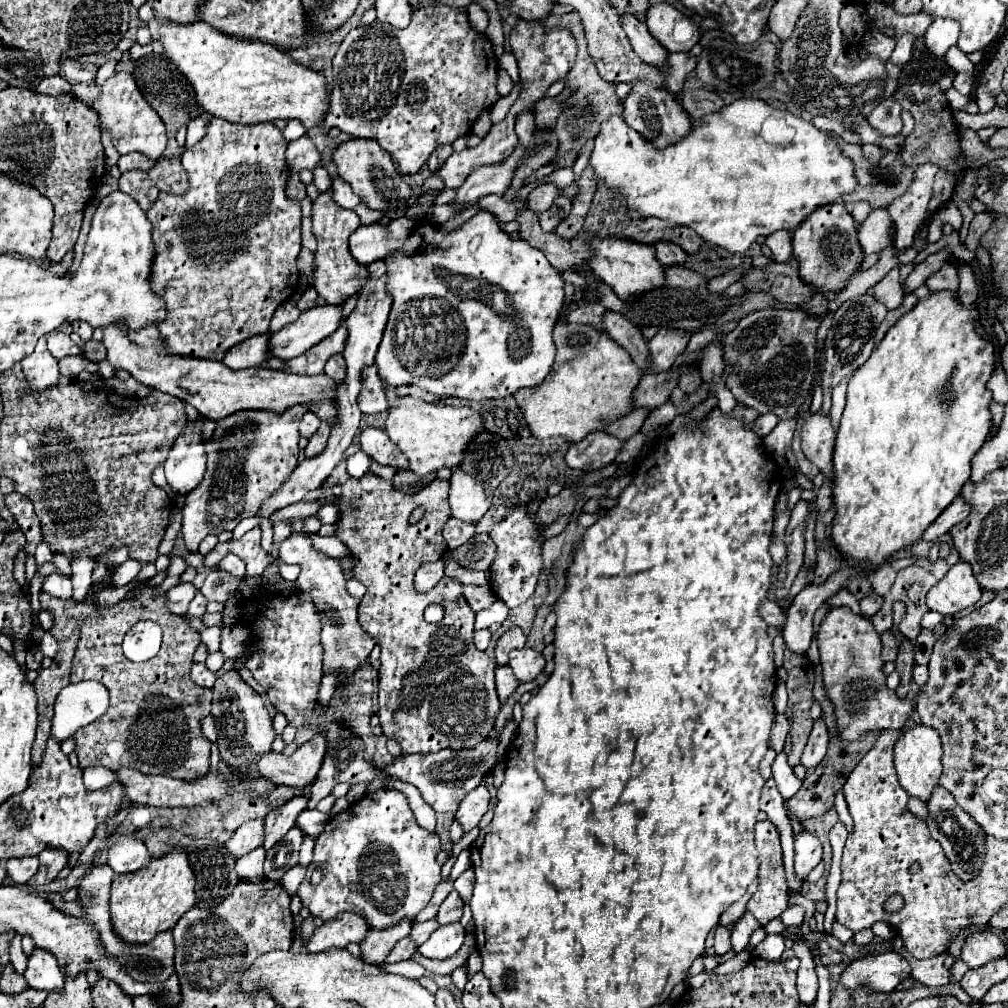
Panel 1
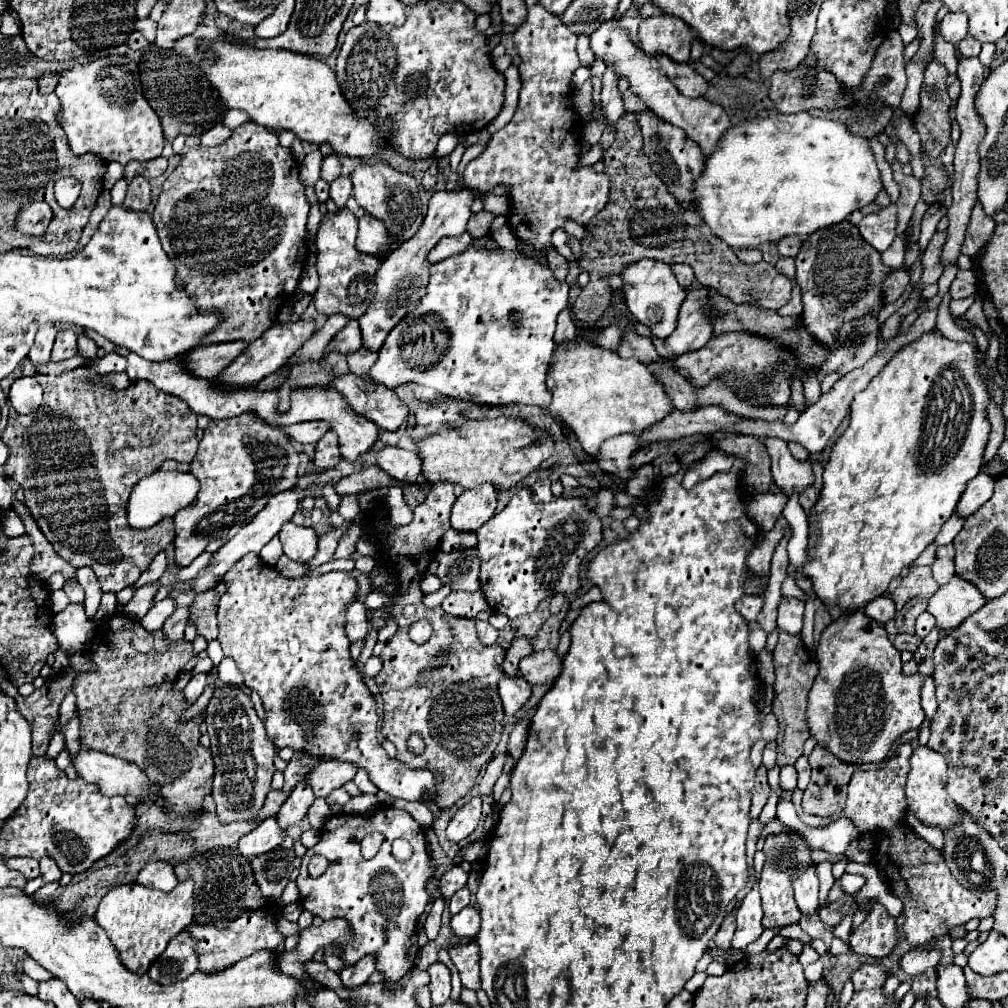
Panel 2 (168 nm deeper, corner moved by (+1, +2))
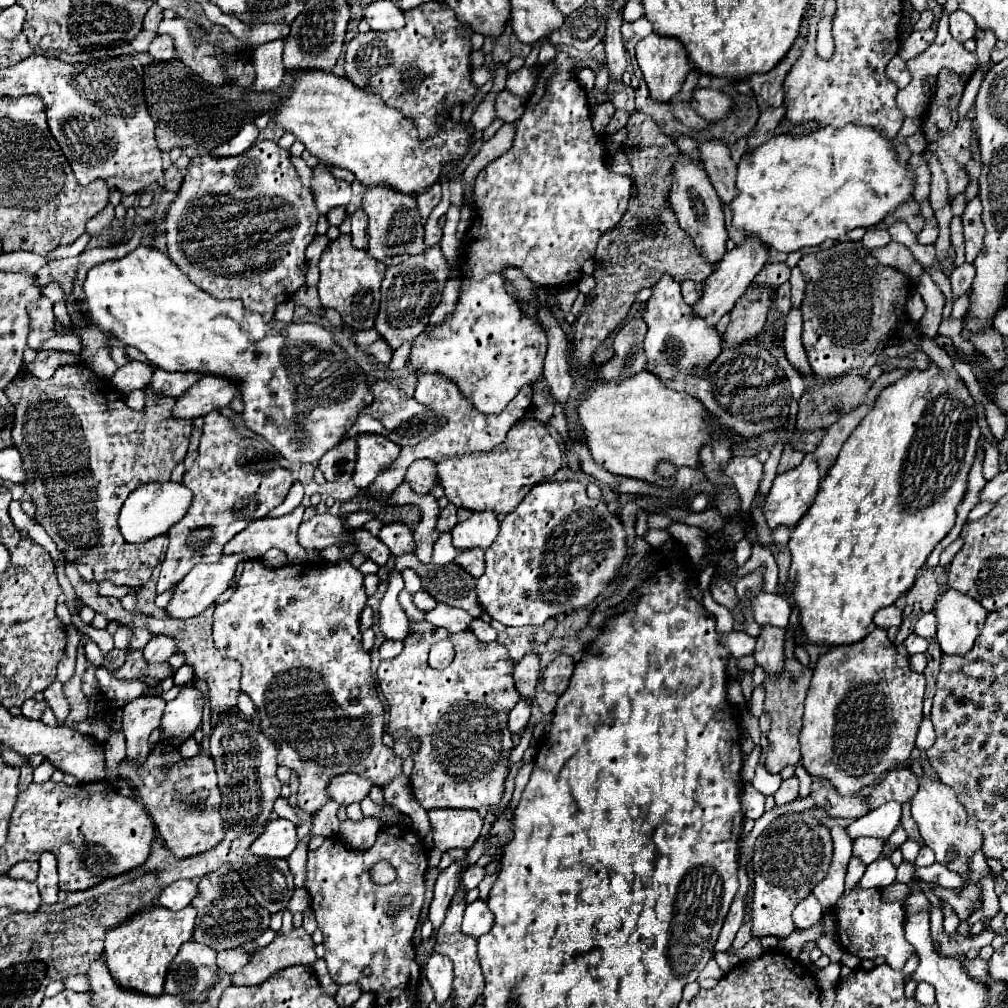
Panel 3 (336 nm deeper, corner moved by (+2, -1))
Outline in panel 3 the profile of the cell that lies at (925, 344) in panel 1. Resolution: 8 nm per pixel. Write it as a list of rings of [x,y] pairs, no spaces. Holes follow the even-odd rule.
[[[934,363],[926,371],[912,369],[906,377],[902,377],[900,381],[896,381],[894,385],[890,385],[888,389],[884,389],[880,393],[874,409],[862,419],[862,423],[848,437],[848,441],[844,443],[844,447],[842,447],[842,451],[836,459],[836,463],[832,465],[832,469],[828,471],[828,475],[820,483],[816,501],[814,501],[812,509],[808,511],[808,517],[804,517],[804,521],[800,521],[800,525],[796,525],[796,529],[792,529],[792,535],[790,535],[788,549],[790,549],[790,555],[792,555],[792,565],[788,569],[786,587],[788,587],[788,593],[794,599],[794,605],[800,611],[800,627],[804,629],[804,635],[806,635],[808,643],[828,645],[828,647],[858,643],[860,639],[864,639],[868,635],[868,631],[872,631],[874,613],[882,607],[888,607],[888,605],[896,603],[896,599],[914,585],[916,571],[926,563],[932,549],[954,527],[956,507],[960,505],[960,501],[966,493],[966,479],[968,479],[968,471],[974,463],[978,439],[980,439],[980,427],[978,427],[978,421],[976,421],[974,399],[970,397],[968,387],[956,375],[944,375]]]

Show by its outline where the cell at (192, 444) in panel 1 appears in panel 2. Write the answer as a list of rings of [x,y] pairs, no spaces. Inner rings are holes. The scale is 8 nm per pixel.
[[[155,472],[151,476],[145,476],[135,484],[131,492],[131,498],[127,504],[127,520],[129,520],[127,524],[137,528],[149,528],[165,516],[173,518],[181,508],[193,502],[197,492],[199,492],[199,482],[197,478],[193,478],[191,472]]]

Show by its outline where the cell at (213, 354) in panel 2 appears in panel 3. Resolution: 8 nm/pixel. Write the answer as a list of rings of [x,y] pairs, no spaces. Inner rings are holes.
[[[154,369],[148,385],[158,397],[180,397],[180,393],[186,393],[198,377],[198,373],[170,373],[164,369]]]

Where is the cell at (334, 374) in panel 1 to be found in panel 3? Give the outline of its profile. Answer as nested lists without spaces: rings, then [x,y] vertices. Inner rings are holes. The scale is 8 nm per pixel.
[[[376,381],[372,385],[372,393],[374,393],[374,403],[368,405],[368,409],[360,411],[356,425],[348,431],[350,437],[362,435],[362,433],[376,433],[376,435],[388,437],[400,447],[412,447],[428,439],[438,429],[438,415],[430,411],[426,405],[418,403],[416,399],[406,397],[406,393],[400,387],[388,381]]]

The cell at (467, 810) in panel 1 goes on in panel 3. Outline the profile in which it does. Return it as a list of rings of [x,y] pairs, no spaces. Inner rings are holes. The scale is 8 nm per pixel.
[[[432,809],[428,811],[430,825],[434,829],[433,850],[428,854],[428,865],[438,867],[442,853],[450,849],[470,849],[482,831],[482,817],[478,811],[456,809]]]

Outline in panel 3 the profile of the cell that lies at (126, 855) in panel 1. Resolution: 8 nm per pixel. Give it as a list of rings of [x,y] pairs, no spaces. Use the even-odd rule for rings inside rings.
[[[184,879],[184,881],[176,881],[172,885],[168,885],[158,901],[160,905],[164,905],[166,909],[172,909],[172,911],[180,911],[184,907],[188,907],[192,903],[192,899],[198,895],[198,885],[190,879]]]

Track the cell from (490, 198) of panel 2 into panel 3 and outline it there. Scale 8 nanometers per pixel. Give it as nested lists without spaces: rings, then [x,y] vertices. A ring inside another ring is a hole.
[[[504,123],[492,139],[484,141],[484,145],[480,147],[480,153],[470,161],[470,165],[466,167],[466,171],[462,175],[464,187],[470,187],[474,177],[482,171],[482,167],[486,167],[488,163],[492,163],[494,159],[498,159],[512,147],[514,135],[516,135],[516,127],[512,123]]]

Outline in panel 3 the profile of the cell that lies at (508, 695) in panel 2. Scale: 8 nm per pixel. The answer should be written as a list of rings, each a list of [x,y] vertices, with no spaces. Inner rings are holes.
[[[522,699],[508,715],[508,729],[516,735],[528,725],[528,719],[530,719],[530,701]]]

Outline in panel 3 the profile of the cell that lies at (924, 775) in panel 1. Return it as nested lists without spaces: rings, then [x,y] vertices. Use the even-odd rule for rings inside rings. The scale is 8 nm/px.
[[[924,775],[920,789],[912,799],[912,817],[920,827],[920,835],[924,843],[936,853],[936,863],[948,867],[950,871],[958,873],[964,881],[968,881],[970,879],[970,859],[976,851],[982,849],[984,843],[982,843],[980,829],[968,829],[964,807],[958,803],[952,789]]]

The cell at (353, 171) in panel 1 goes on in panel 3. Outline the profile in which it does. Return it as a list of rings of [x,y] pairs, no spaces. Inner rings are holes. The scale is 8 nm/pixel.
[[[384,185],[368,187],[364,193],[362,209],[368,215],[368,255],[386,267],[400,265],[410,255],[420,255],[424,251],[424,227],[414,197],[404,197]]]

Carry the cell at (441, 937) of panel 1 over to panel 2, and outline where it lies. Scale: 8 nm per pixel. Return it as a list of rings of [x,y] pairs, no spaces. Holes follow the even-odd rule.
[[[467,906],[451,918],[451,930],[457,938],[473,938],[479,932],[479,922],[481,922],[481,918],[479,918],[477,910]]]

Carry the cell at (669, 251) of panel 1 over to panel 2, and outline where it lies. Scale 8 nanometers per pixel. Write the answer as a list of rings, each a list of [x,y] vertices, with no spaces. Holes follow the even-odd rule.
[[[671,264],[671,270],[673,270],[673,274],[675,274],[677,280],[679,280],[679,284],[681,284],[685,290],[689,290],[689,288],[693,286],[695,274],[693,274],[693,268],[691,268],[691,266],[687,266],[687,264]]]

